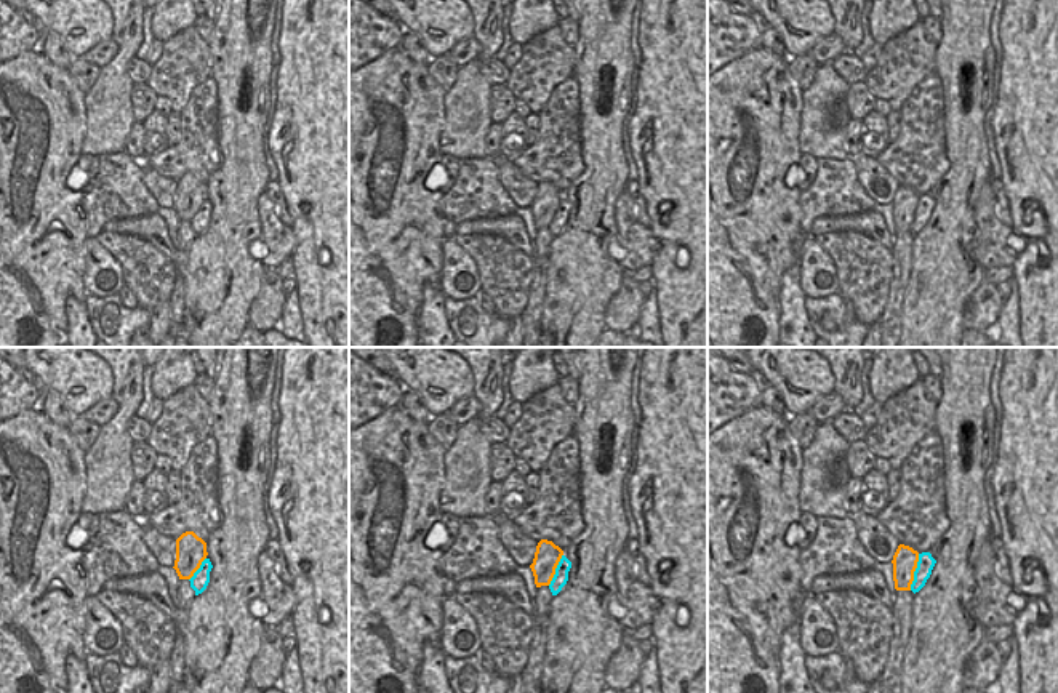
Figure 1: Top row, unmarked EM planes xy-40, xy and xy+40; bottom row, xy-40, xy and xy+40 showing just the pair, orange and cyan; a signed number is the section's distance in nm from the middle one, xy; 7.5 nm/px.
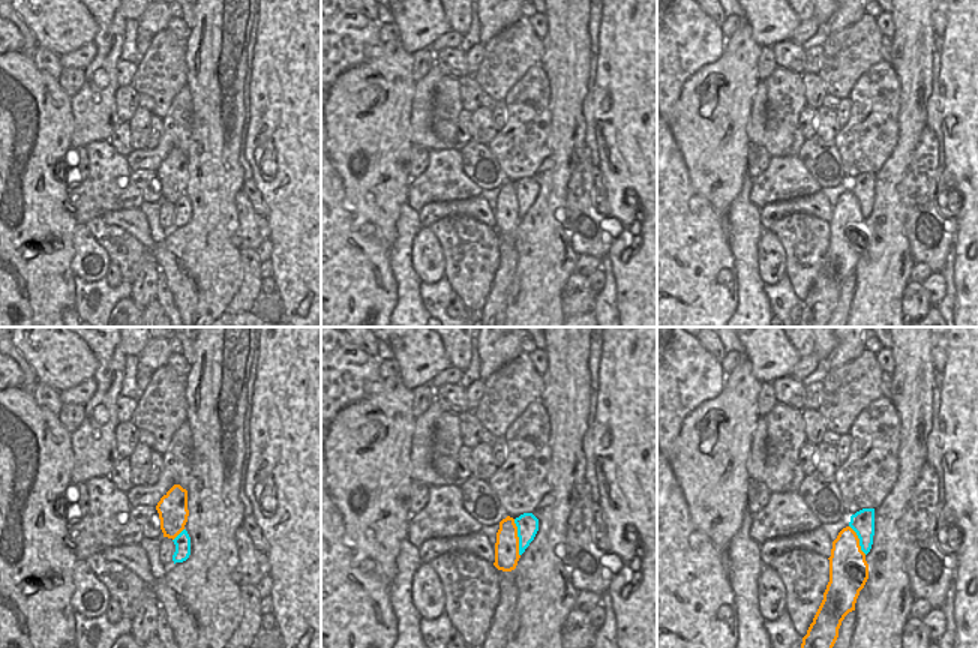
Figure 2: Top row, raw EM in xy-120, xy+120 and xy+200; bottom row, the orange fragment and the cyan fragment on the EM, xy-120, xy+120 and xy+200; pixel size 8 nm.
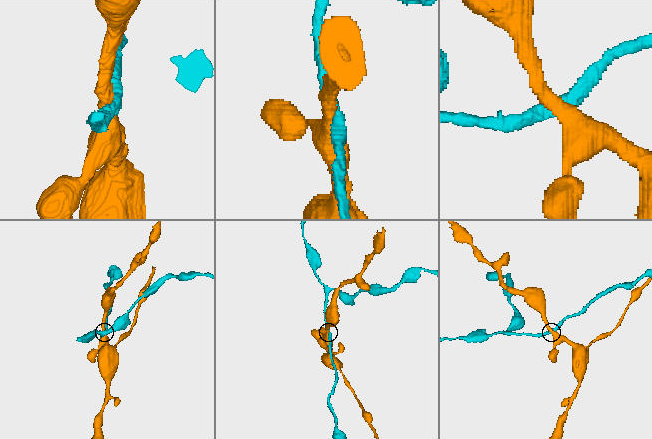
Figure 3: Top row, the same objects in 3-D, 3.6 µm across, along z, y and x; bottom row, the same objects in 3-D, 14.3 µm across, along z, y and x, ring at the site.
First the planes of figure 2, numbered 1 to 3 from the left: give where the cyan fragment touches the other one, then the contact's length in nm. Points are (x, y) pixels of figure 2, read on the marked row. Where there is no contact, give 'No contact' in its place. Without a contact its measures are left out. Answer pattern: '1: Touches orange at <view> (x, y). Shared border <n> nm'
1: Touches orange at xy-120 (179, 533). Shared border 140 nm
2: Touches orange at xy+120 (518, 537). Shared border 300 nm
3: Touches orange at xy+200 (858, 540). Shared border 280 nm

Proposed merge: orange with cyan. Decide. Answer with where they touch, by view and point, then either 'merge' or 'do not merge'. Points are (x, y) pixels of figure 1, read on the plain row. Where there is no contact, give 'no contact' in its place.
meets orange in xy+40 at (914, 212); do not merge

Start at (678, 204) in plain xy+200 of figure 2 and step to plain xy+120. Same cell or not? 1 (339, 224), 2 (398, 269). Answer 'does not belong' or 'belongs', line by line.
1: belongs
2: does not belong

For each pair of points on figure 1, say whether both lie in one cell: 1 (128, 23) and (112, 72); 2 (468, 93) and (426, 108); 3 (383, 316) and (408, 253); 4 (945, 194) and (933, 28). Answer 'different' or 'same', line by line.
1: same
2: different
3: different
4: different

